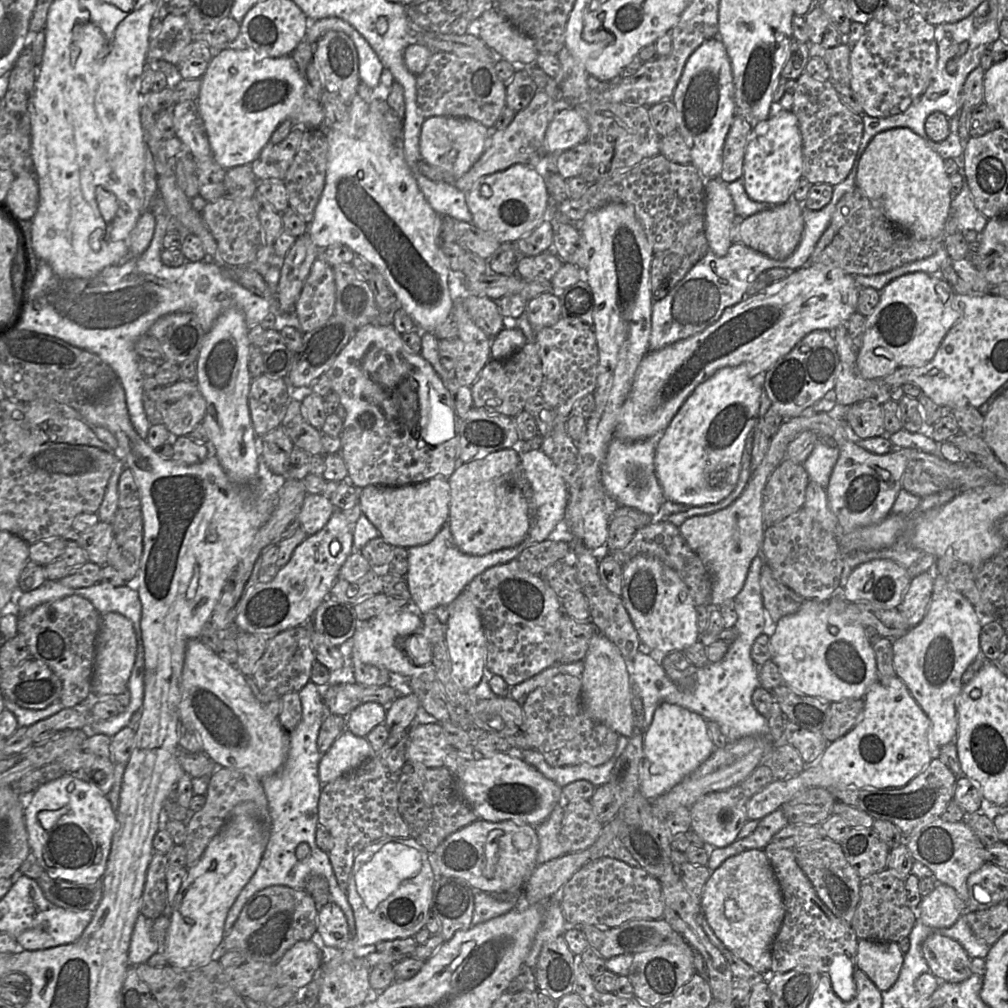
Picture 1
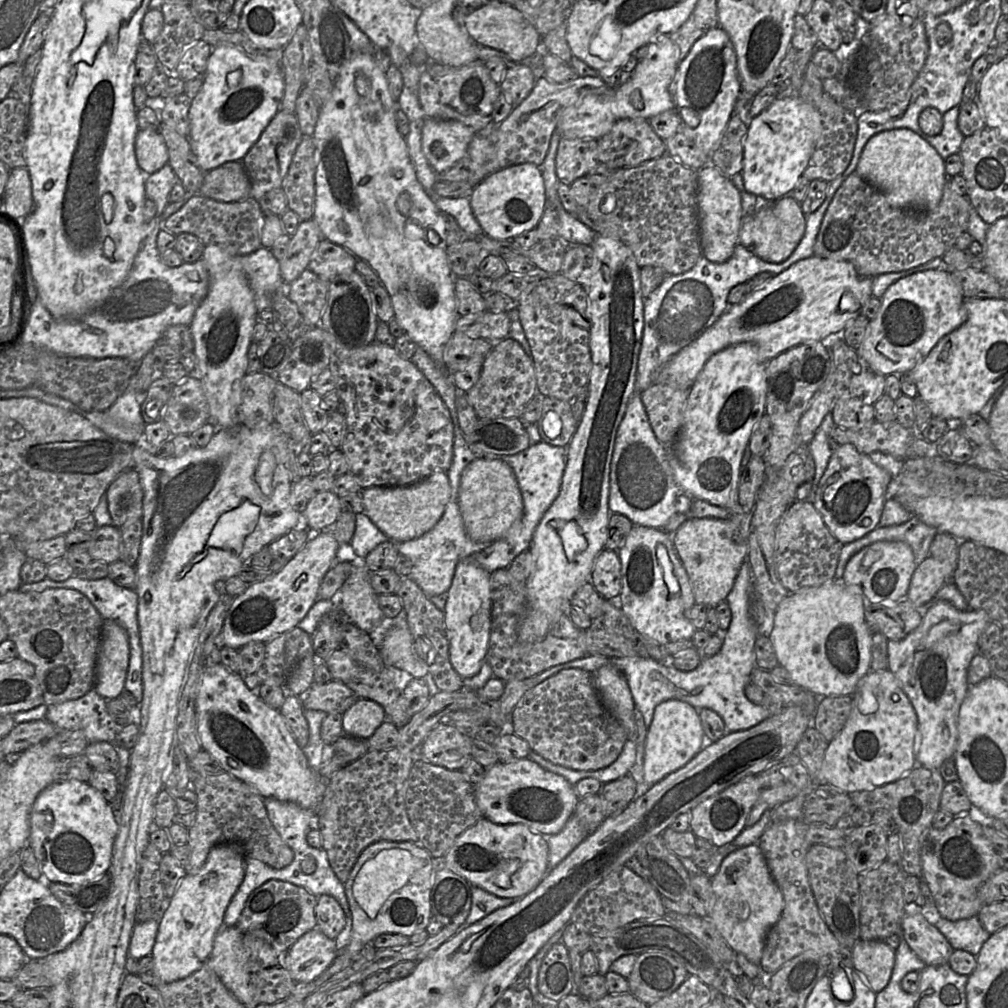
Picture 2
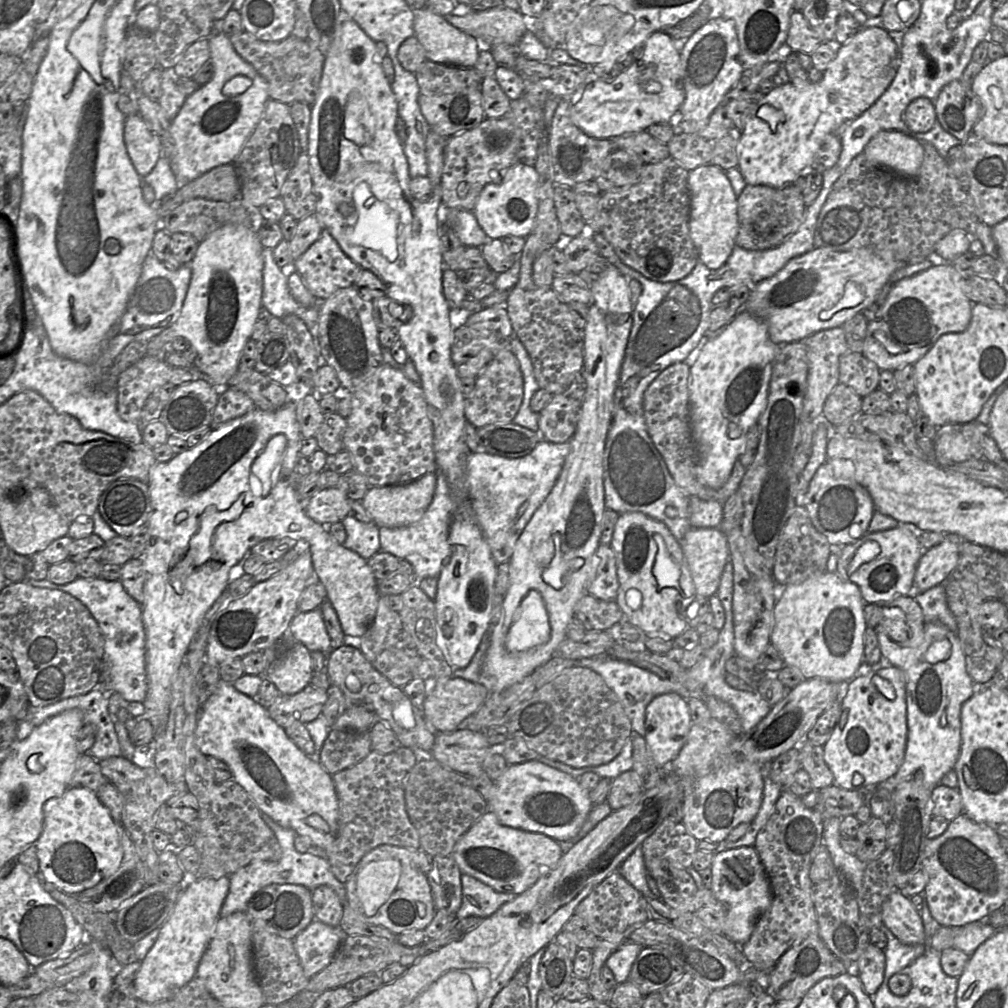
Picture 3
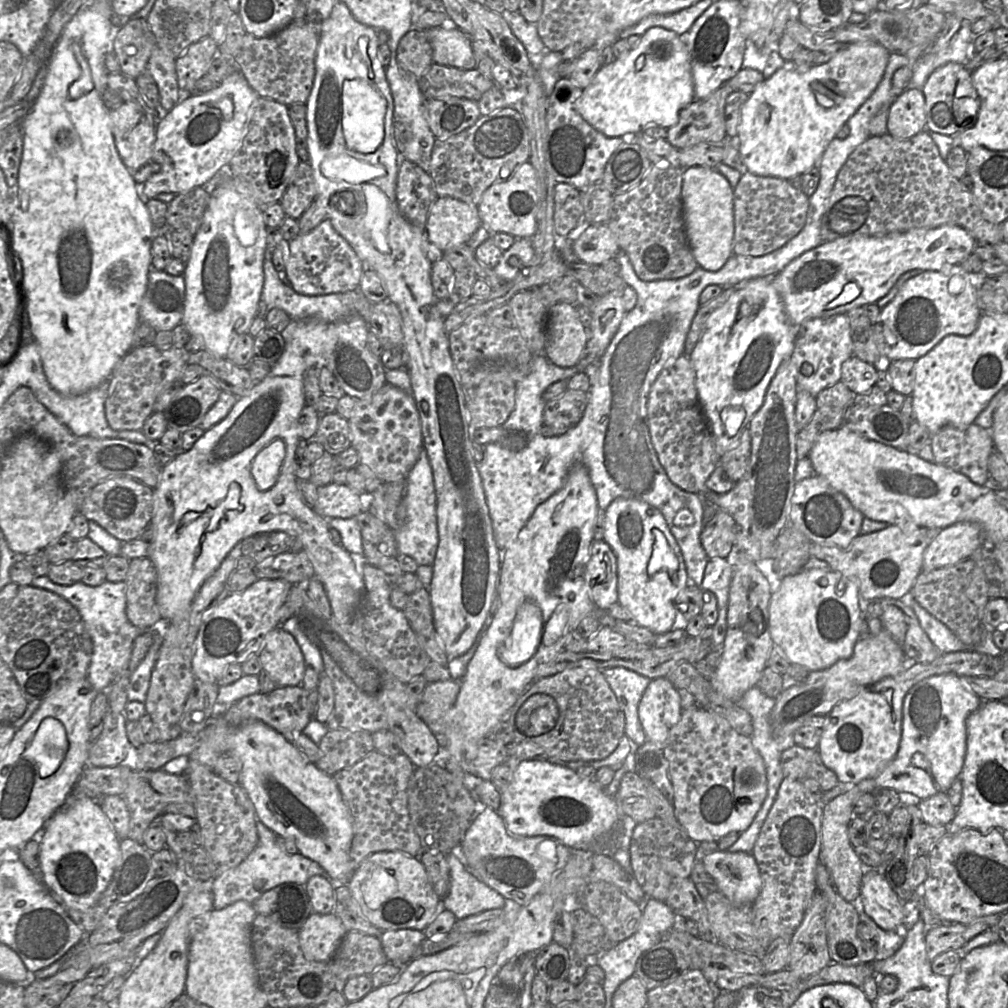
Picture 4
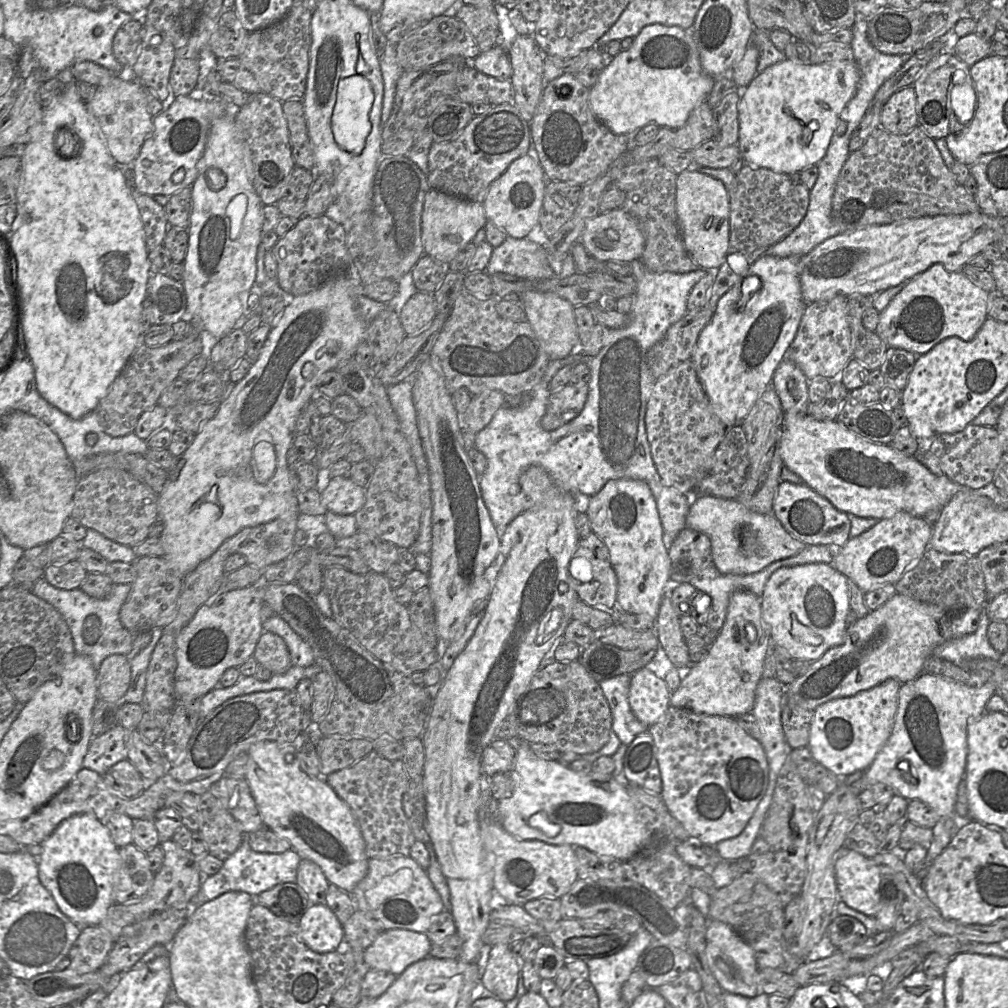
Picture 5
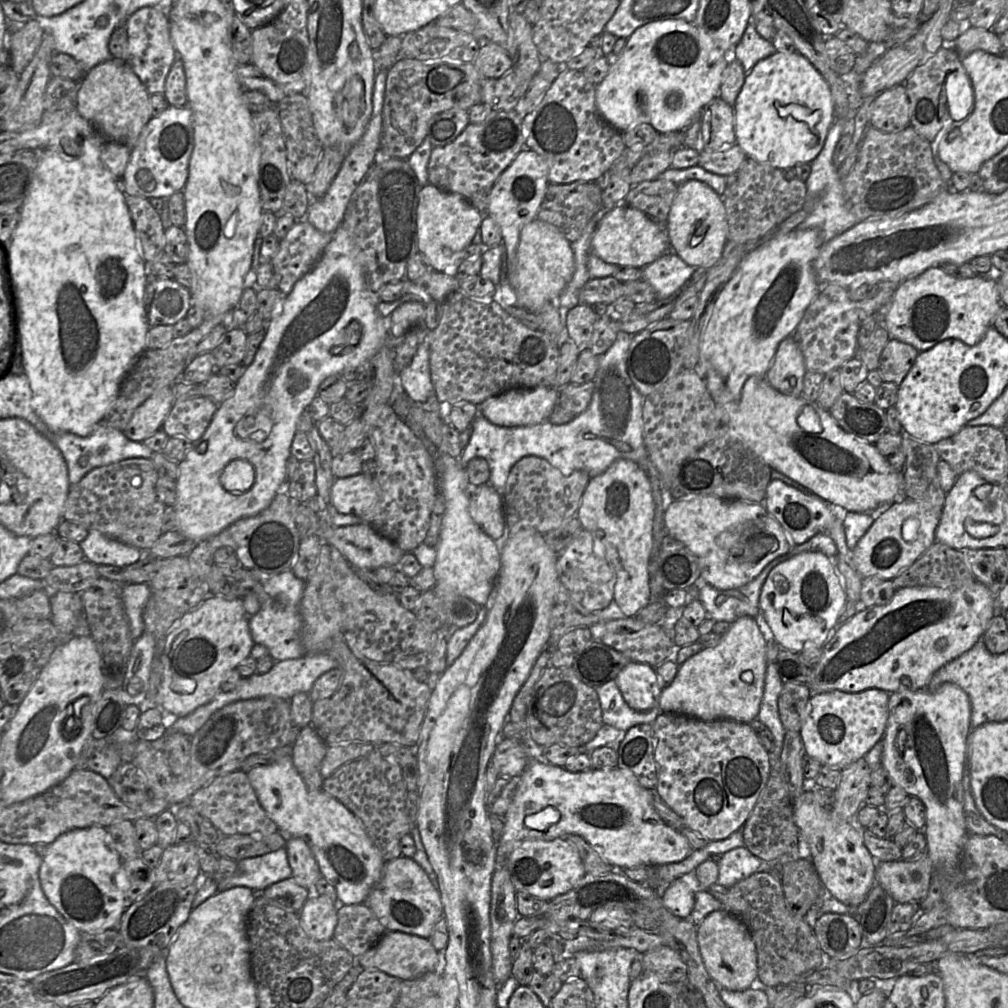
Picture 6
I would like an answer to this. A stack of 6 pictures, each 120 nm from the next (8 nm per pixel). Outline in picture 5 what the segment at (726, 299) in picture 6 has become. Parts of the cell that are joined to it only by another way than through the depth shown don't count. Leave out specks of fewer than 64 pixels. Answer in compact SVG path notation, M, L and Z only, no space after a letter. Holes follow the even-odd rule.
M759 256L741 282L719 299L712 318L699 334L691 360L714 411L727 428L741 426L762 392L771 386L776 368L787 356L807 306L800 285L800 258Z

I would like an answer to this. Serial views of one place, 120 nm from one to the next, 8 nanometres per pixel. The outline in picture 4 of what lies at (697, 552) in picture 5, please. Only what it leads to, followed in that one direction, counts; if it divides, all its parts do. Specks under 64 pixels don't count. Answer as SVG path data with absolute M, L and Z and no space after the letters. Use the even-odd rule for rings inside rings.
M721 509L703 524L700 540L708 558L726 558L730 554L736 542L737 527L733 517Z

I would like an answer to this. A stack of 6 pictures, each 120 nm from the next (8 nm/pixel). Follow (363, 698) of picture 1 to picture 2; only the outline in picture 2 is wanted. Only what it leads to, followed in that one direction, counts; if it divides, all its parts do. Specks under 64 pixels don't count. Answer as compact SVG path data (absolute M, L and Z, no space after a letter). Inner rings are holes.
M332 680L325 684L313 683L302 696L304 709L319 710L326 713L344 713L359 697L344 683Z

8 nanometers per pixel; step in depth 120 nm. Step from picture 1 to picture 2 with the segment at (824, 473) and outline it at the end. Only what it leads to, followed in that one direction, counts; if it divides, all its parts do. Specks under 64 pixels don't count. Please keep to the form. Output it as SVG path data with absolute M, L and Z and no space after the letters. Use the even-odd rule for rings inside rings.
M829 412L823 418L823 421L807 447L807 450L812 455L815 464L815 473L812 479L812 488L814 493L833 452L828 444L828 438L834 426L835 423L833 421L832 414Z

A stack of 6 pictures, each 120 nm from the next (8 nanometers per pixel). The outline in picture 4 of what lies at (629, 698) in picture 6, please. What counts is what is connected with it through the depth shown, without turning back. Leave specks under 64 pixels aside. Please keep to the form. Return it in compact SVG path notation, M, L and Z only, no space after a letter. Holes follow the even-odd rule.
M665 677L651 679L638 705L638 717L648 741L662 750L682 714L678 690Z

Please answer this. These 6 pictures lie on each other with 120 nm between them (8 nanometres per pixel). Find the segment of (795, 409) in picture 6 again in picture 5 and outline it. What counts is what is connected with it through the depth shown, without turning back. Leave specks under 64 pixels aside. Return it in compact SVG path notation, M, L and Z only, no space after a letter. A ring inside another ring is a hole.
M785 412L780 454L785 467L798 474L803 483L826 498L838 510L863 518L887 519L899 512L924 517L930 510L943 509L961 488L969 488L953 482L946 475L933 474L915 456L908 456L889 444L872 442L837 420L818 420L806 412Z

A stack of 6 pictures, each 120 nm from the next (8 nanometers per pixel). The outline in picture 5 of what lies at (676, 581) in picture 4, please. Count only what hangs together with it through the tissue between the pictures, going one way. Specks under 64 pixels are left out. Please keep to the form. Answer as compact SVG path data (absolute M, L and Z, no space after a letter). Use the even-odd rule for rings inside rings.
M615 479L589 498L586 510L592 532L606 545L611 565L617 575L617 605L619 610L632 614L647 614L656 619L664 589L670 580L669 552L663 542L663 526L655 498L648 484L636 479Z

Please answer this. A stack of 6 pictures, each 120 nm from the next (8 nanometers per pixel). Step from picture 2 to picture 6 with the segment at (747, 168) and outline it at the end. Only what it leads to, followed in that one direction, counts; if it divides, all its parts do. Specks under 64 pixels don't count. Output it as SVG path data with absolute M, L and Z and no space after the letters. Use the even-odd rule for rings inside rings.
M776 51L757 62L746 75L734 104L734 115L736 143L747 158L784 169L811 163L819 155L835 121L835 108L829 84L806 57L799 52Z

